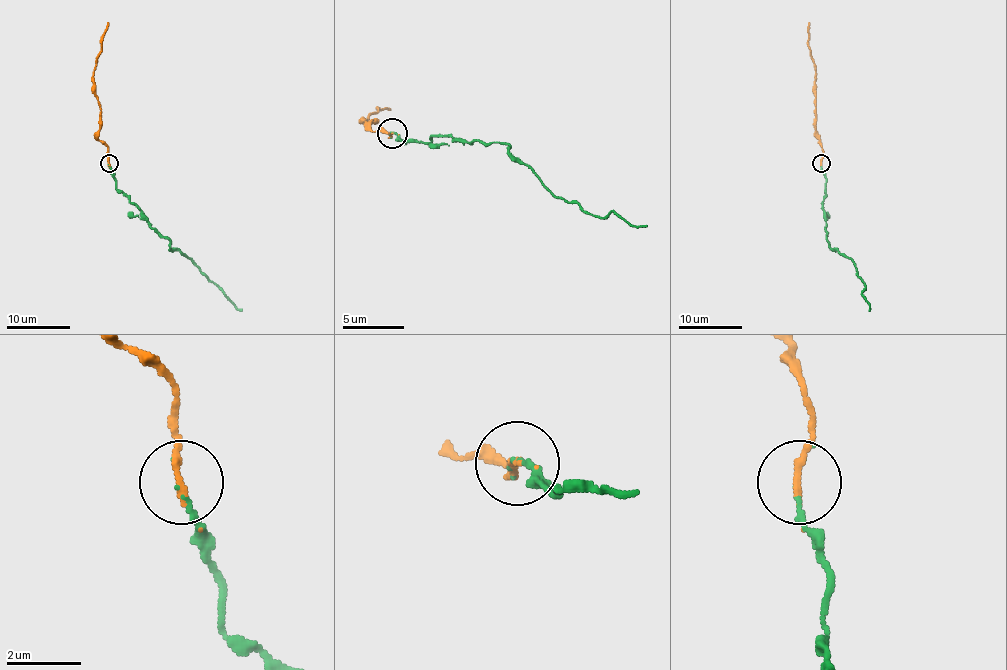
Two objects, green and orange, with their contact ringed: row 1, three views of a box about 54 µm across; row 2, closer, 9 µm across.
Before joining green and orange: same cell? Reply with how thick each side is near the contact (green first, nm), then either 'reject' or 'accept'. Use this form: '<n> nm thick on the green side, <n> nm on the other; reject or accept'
90 nm thick on the green side, 200 nm on the other; accept

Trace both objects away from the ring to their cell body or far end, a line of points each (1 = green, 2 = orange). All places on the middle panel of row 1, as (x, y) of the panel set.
1: (391, 134), (407, 143), (455, 137), (504, 143), (550, 192), (595, 216), (614, 210), (632, 225), (647, 225)
2: (391, 134), (391, 137), (370, 128), (376, 122), (361, 122), (376, 109), (391, 109)

